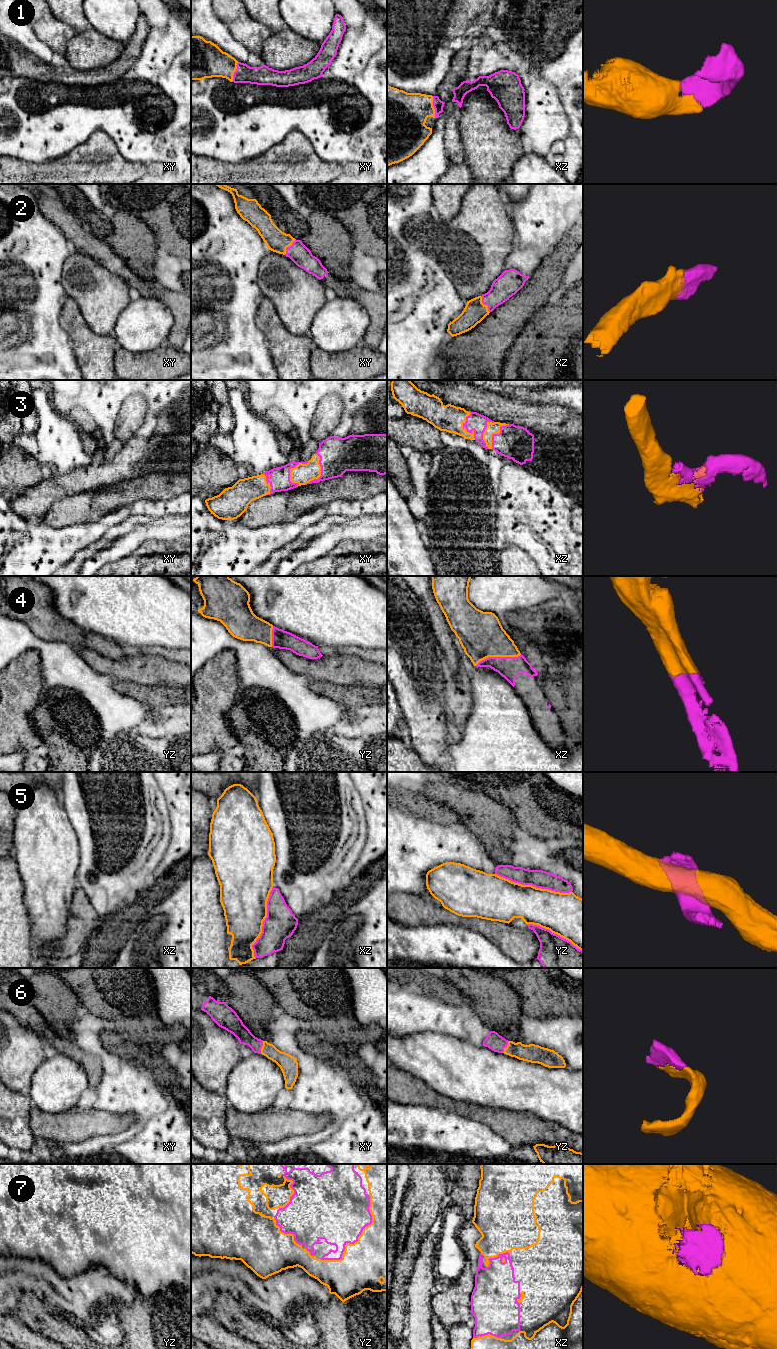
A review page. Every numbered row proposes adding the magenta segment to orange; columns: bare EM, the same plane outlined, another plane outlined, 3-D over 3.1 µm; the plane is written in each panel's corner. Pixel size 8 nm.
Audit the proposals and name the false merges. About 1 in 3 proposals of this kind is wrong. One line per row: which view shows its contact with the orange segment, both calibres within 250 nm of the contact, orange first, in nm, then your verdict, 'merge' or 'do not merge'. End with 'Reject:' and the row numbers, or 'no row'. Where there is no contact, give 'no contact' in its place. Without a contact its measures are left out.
1: xz | 380/90 nm | merge
2: xz | 180/190 nm | merge
3: xz | 220/140 nm | merge
4: xz | 360/180 nm | merge
5: yz | 320/140 nm | do not merge
6: xy | 150/120 nm | merge
7: yz | 480/440 nm | merge
Reject: 5

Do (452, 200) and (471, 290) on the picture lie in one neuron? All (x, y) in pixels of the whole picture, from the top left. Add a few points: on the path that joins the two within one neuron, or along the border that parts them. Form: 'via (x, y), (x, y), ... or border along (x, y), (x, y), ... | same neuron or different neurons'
border along (465, 194), (460, 210), (452, 218), (443, 220) | different neurons

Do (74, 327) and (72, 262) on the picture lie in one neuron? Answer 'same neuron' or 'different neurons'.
different neurons

